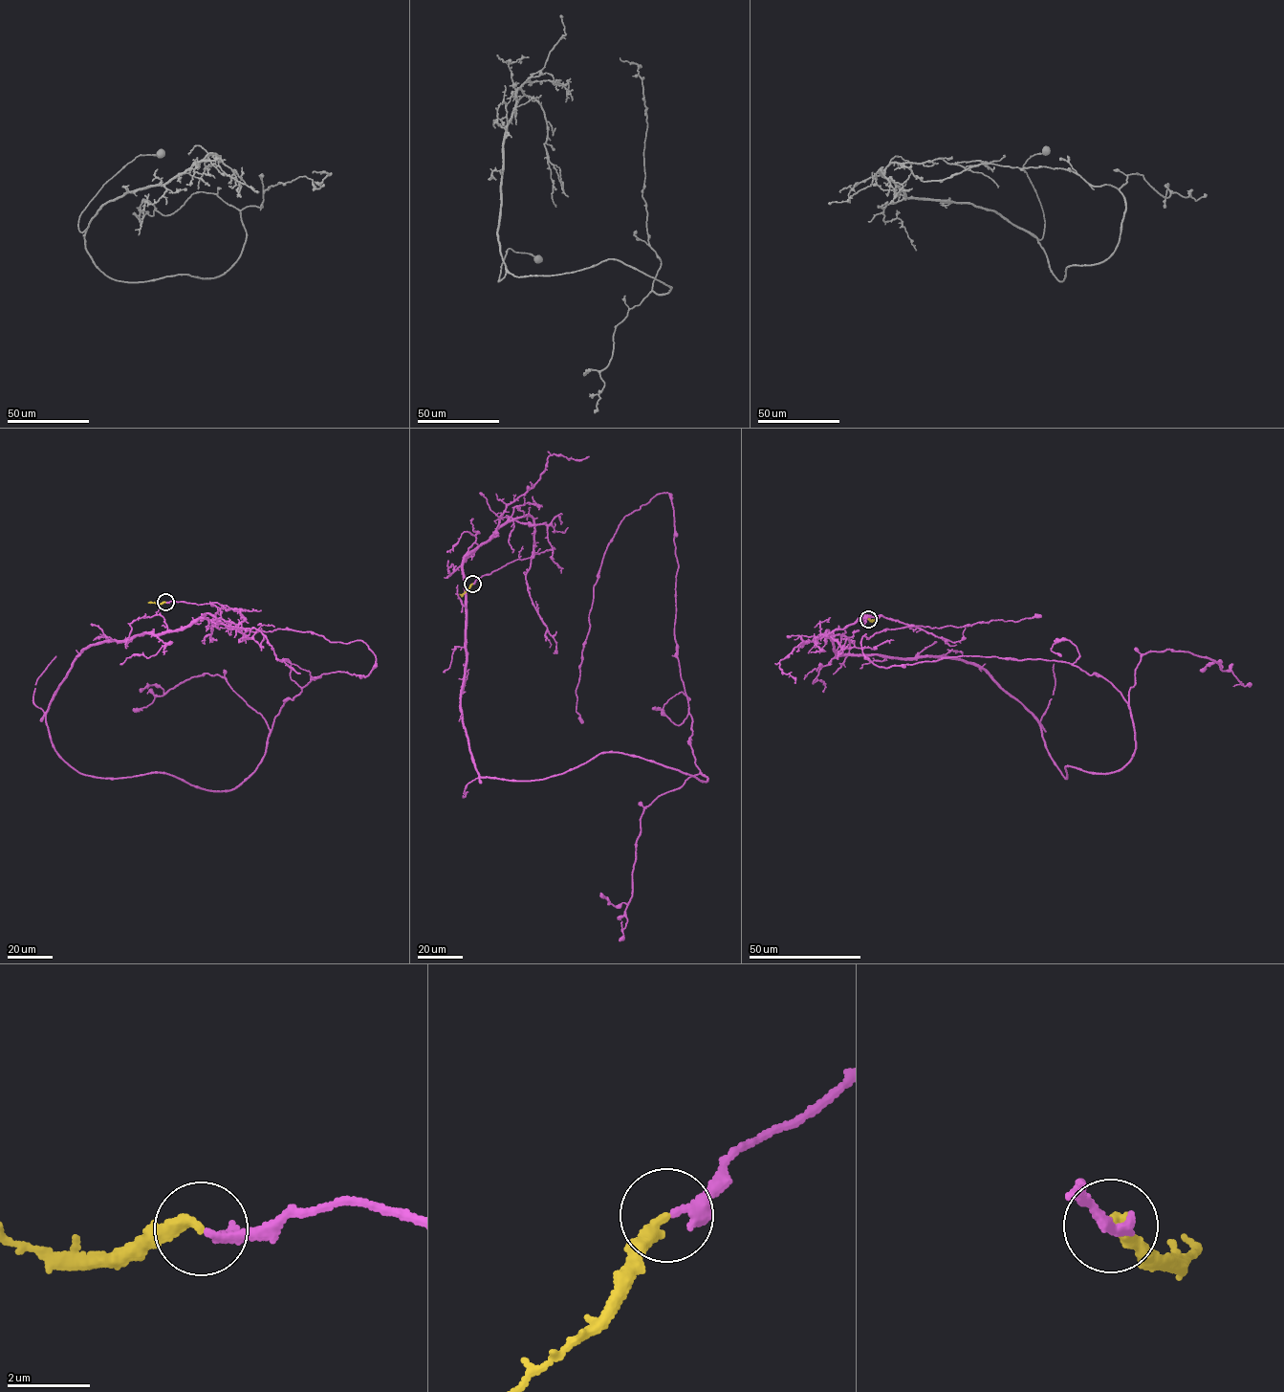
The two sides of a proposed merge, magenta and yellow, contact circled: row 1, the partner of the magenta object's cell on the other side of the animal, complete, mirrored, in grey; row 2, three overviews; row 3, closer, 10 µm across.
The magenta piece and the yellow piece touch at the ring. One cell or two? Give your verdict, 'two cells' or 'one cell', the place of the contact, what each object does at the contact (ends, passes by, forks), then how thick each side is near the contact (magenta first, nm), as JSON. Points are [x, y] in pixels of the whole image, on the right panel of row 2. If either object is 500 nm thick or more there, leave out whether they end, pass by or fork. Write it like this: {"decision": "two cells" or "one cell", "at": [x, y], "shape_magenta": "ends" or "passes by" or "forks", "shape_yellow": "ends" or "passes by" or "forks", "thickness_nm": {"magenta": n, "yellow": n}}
{"decision": "one cell", "at": [868, 619], "shape_magenta": "ends", "shape_yellow": "ends", "thickness_nm": {"magenta": 280, "yellow": 300}}

